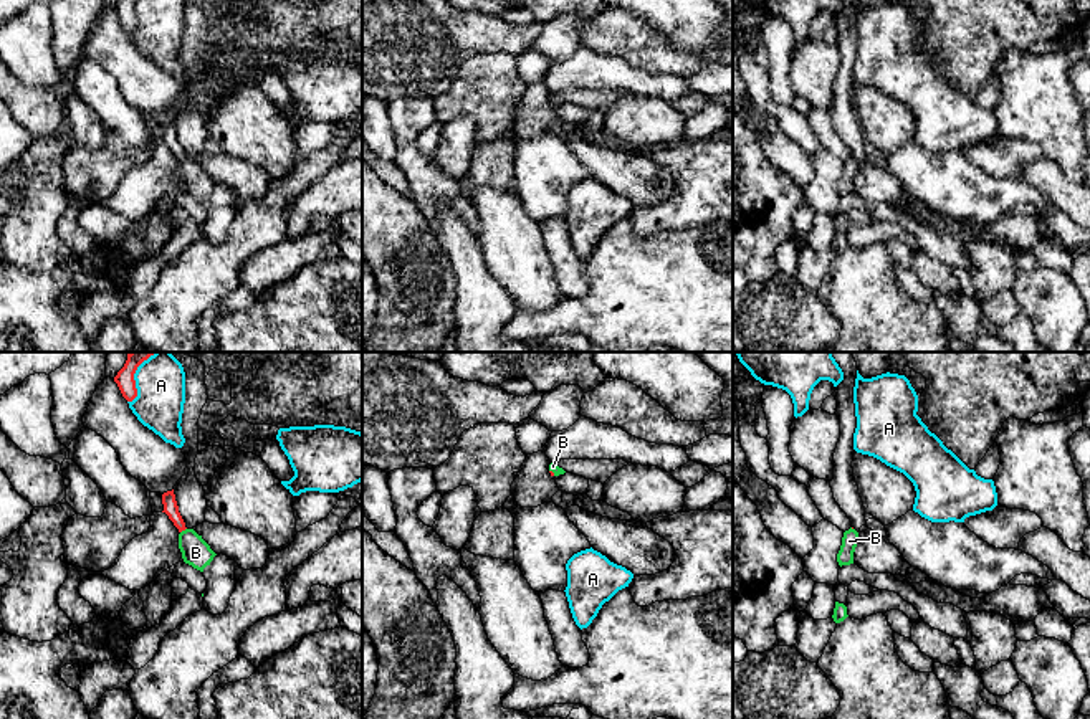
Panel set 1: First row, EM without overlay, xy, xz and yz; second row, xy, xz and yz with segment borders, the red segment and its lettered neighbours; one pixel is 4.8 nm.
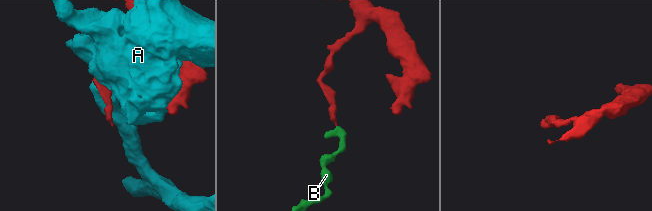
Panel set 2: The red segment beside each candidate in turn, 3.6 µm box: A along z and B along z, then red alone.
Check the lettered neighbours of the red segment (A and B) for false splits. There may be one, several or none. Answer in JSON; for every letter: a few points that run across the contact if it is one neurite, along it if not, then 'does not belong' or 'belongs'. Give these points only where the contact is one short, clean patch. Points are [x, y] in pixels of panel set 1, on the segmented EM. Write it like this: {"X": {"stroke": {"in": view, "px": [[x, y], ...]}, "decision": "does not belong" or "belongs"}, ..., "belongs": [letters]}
{"A": {"decision": "does not belong"}, "B": {"stroke": {"in": "xy", "px": [[171, 508], [182, 529], [196, 552]]}, "decision": "belongs"}, "belongs": ["B"]}

